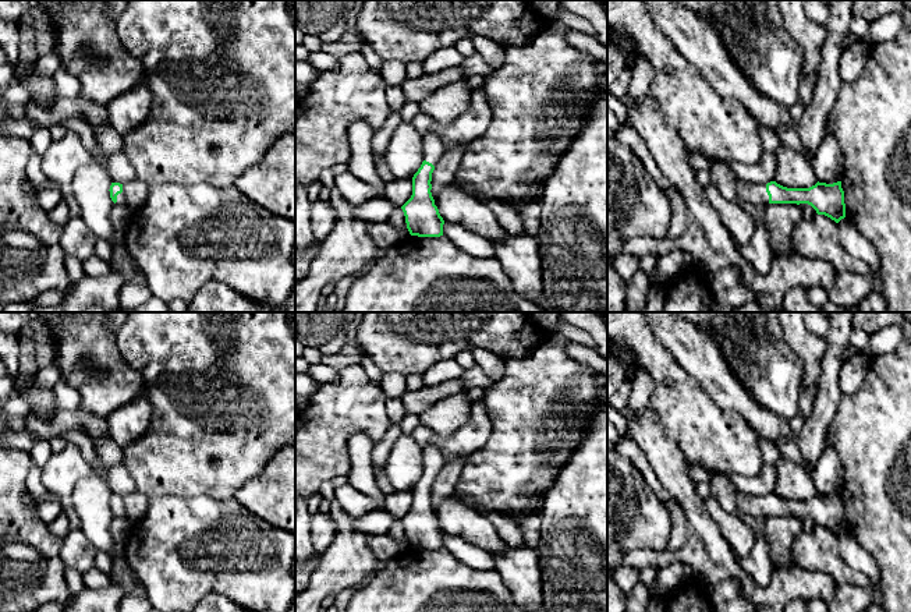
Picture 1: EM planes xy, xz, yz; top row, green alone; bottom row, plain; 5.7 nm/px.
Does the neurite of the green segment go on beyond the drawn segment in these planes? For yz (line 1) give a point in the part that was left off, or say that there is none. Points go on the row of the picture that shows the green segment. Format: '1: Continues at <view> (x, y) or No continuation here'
1: Continues at yz (757, 194)

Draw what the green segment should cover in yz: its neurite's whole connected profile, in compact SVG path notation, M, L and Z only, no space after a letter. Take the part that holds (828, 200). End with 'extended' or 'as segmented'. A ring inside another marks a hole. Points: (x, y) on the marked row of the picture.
M737 180L735 190L742 199L758 206L769 204L808 204L818 215L825 215L836 223L846 217L841 181L833 184L818 181L809 188L787 188L776 181L751 184Z | extended

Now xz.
M428 131L423 135L423 162L412 177L412 195L401 206L407 229L411 236L440 237L444 220L432 197L432 173L435 165L444 152L444 144L439 134Z | extended

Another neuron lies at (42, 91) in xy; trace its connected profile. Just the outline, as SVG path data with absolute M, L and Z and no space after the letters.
M35 61L21 72L21 79L25 81L26 88L31 93L31 102L40 109L50 110L54 106L56 95L52 77L39 77L35 72Z

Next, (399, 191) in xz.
M394 178L384 185L384 198L396 208L401 208L412 195L412 180Z

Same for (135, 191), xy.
M139 178L123 185L123 192L125 195L125 204L132 209L139 209L148 199L149 185Z

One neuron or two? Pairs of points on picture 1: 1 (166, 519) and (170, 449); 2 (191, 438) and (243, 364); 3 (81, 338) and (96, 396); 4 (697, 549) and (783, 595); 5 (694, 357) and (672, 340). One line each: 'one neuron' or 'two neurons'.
1: two neurons
2: one neuron
3: one neuron
4: one neuron
5: one neuron

